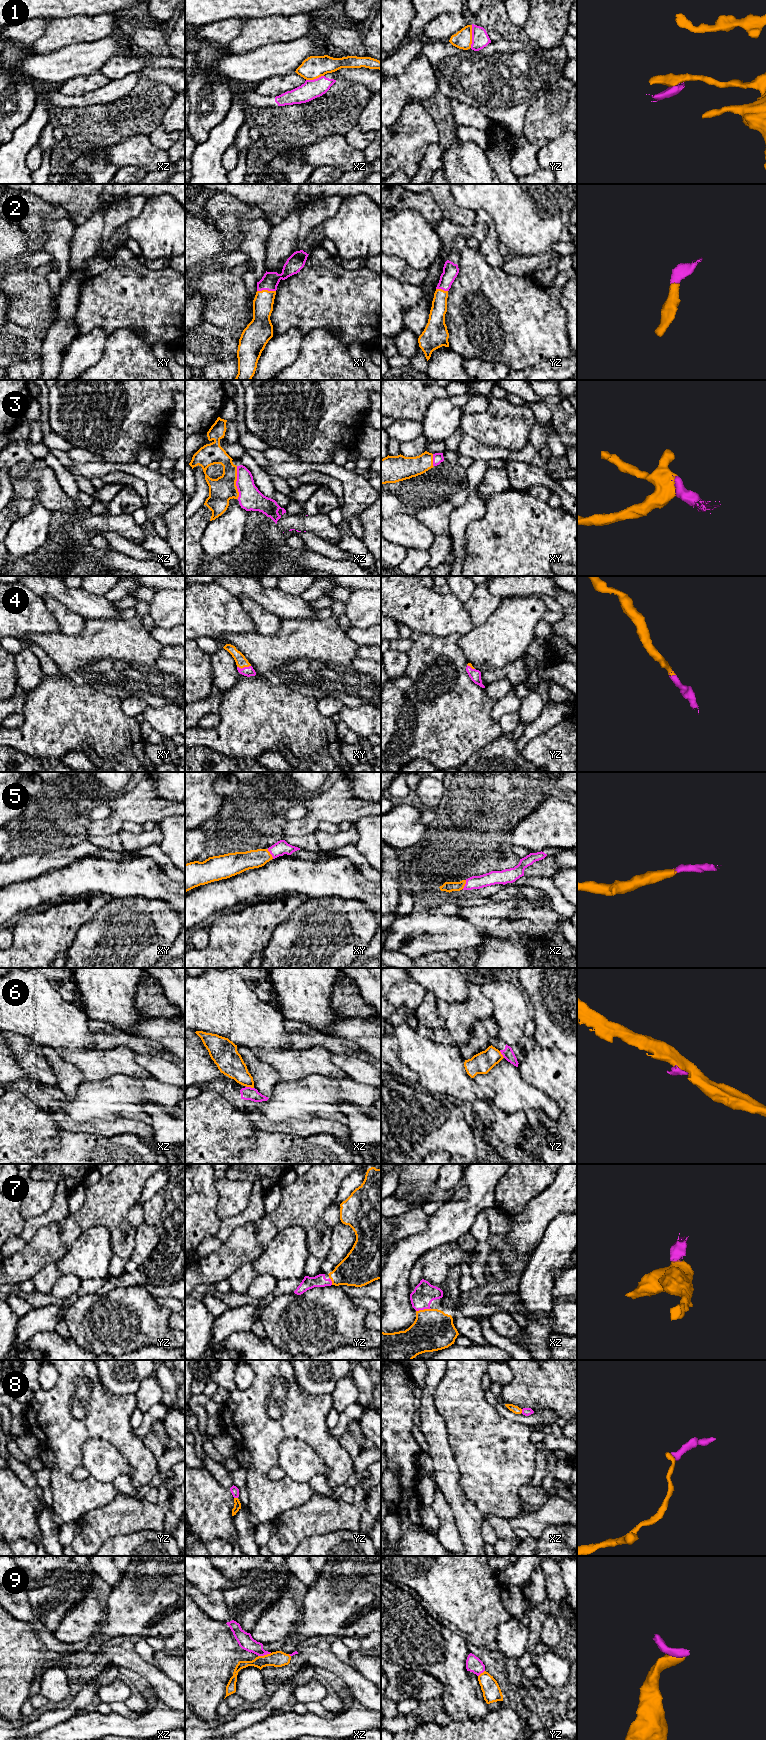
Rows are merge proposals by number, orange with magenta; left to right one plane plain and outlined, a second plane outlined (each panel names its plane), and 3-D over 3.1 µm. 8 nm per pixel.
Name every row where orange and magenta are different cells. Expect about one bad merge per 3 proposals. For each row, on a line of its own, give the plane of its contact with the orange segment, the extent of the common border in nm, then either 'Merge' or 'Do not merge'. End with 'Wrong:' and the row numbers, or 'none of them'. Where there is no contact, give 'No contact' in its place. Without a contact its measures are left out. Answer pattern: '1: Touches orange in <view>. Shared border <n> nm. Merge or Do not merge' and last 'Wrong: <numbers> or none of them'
1: Touches orange in yz. Shared border 180 nm. Do not merge
2: Touches orange in xy. Shared border 150 nm. Merge
3: Touches orange in xz. Shared border 260 nm. Merge
4: Touches orange in xy. Shared border 110 nm. Merge
5: Touches orange in xy. Shared border 90 nm. Merge
6: Touches orange in xz. Shared border 70 nm. Do not merge
7: Touches orange in xz. Shared border 120 nm. Merge
8: Touches orange in yz. Shared border 30 nm. Merge
9: Touches orange in xz. Shared border 110 nm. Do not merge
Wrong: 1, 6, 9

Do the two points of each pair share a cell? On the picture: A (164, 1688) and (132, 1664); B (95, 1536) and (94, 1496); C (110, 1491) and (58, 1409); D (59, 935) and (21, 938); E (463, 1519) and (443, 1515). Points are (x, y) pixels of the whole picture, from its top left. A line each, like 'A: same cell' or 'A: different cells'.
A: same cell
B: different cells
C: same cell
D: same cell
E: different cells

